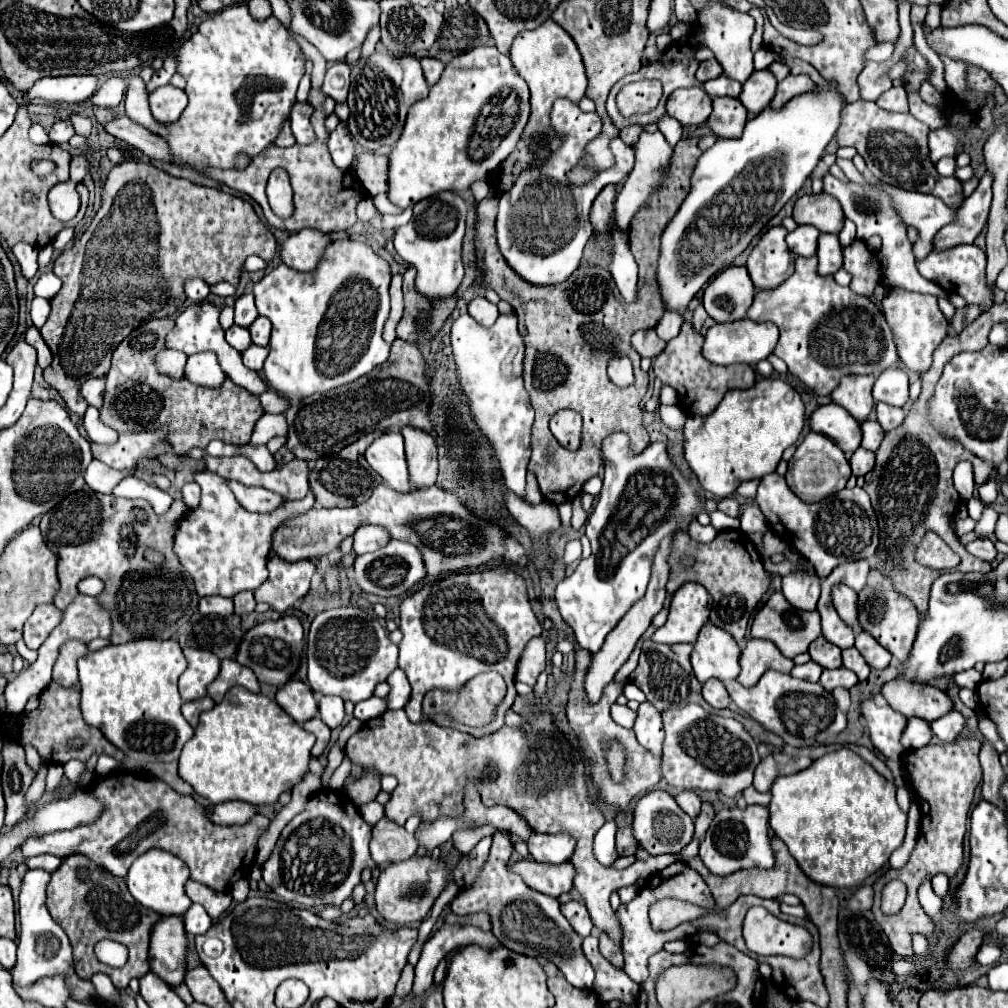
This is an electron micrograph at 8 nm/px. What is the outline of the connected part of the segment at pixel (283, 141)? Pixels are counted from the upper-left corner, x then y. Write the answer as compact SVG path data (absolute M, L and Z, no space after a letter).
M285 120L283 122L283 126L281 126L281 132L279 132L279 136L275 138L275 144L277 146L293 146L295 144L295 136L291 134L291 128L289 128L289 120Z

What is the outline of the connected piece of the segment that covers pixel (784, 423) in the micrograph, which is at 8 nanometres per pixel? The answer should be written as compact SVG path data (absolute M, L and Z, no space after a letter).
M765 378L747 390L725 394L707 418L689 416L683 428L685 460L703 490L727 498L743 480L775 472L785 448L797 442L805 426L805 404L799 392L781 378Z

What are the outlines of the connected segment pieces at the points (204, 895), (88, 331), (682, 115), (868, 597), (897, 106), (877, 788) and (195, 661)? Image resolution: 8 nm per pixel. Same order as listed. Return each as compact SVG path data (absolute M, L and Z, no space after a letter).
M193 880L187 882L185 890L187 890L187 896L193 902L199 902L213 920L217 920L223 912L227 912L233 902L229 892L217 892L217 890L211 890L199 882L193 882Z
M129 160L113 166L103 186L103 204L91 226L53 262L53 272L63 280L63 288L51 300L51 314L41 328L41 336L53 352L53 362L45 368L45 382L61 394L69 412L83 418L87 402L79 396L79 384L89 376L109 372L111 354L127 330L139 326L141 320L175 314L179 304L185 302L183 286L189 278L203 278L209 286L217 282L237 286L247 256L257 254L269 262L275 252L275 236L261 224L247 200L169 176L145 162Z
M703 88L675 90L667 100L667 114L683 126L699 126L711 114L711 98Z
M881 584L865 586L859 592L857 600L859 608L859 626L869 632L883 648L887 648L899 662L907 660L907 652L911 652L911 644L915 640L915 628L919 626L919 614L915 604L893 588L885 588Z
M893 86L891 90L883 92L877 100L877 106L887 110L887 112L909 112L909 106L907 106L907 92L903 86Z
M843 748L821 756L809 768L797 774L779 776L773 782L769 824L773 832L787 844L789 854L797 860L799 868L813 882L831 888L857 888L869 876L877 874L889 862L891 852L903 844L907 816L897 806L895 790L895 784L885 780L871 764Z
M183 648L183 654L189 662L185 672L179 678L179 692L185 702L203 698L207 694L207 686L219 674L219 658L209 650Z

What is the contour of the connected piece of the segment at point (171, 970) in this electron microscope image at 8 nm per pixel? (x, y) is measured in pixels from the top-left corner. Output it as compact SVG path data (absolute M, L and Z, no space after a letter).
M165 916L151 930L151 972L179 986L187 972L187 932L181 916Z

